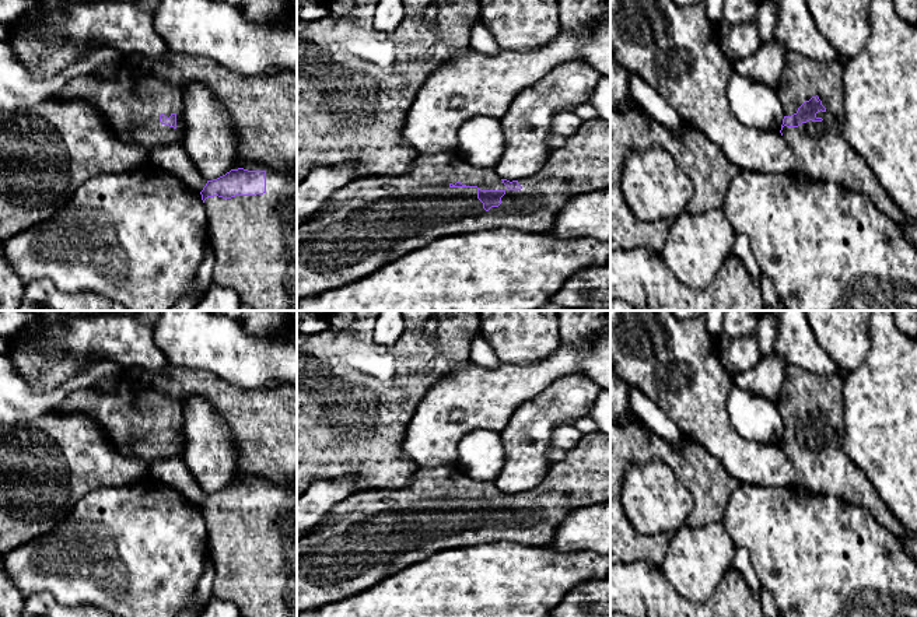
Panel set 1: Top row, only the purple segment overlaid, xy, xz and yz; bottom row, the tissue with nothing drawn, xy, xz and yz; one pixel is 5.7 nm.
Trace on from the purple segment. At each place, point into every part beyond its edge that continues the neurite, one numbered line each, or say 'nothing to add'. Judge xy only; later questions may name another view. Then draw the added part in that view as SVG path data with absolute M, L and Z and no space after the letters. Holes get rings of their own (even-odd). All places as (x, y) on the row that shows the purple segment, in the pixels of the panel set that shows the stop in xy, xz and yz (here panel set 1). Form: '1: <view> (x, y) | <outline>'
1: xy (254, 238) | M171 52L160 59L141 56L134 63L126 57L116 74L109 78L74 77L66 83L50 99L84 101L91 104L105 119L109 130L120 140L141 144L148 153L155 146L183 141L186 123L176 118L176 127L160 122L160 115L185 115L183 95L189 83L202 83L224 105L231 115L232 126L238 133L239 150L234 169L266 172L266 192L255 196L218 196L204 200L209 220L210 241L216 262L213 283L232 288L241 304L253 311L297 311L297 73L277 71L259 76L245 76L221 66L204 56L190 56Z

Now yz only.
1: yz (822, 151) | M798 52L787 53L777 88L784 116L797 113L805 101L816 95L826 111L816 113L822 122L784 126L783 137L792 147L801 173L862 193L890 220L904 224L909 221L904 213L846 140L843 73L841 60L822 63Z

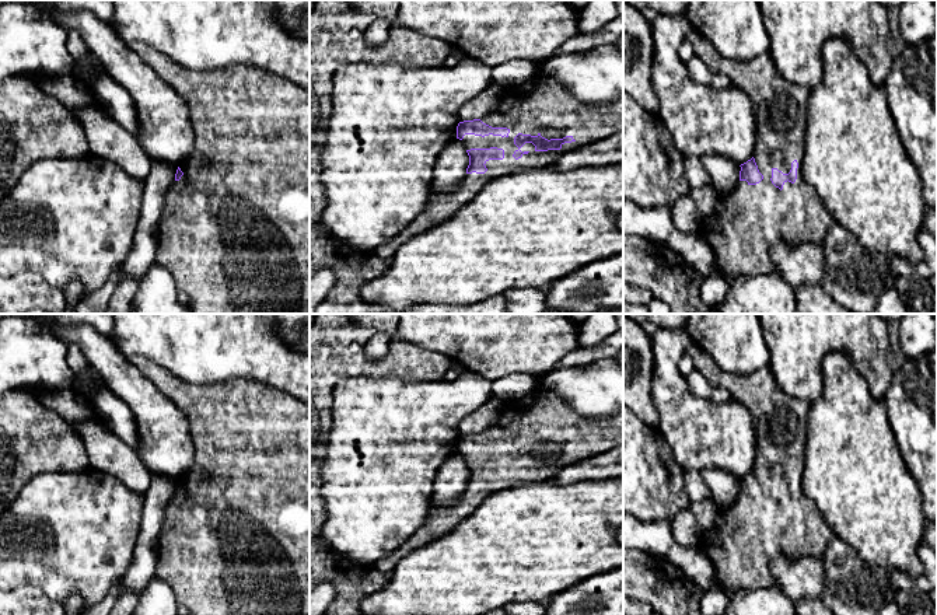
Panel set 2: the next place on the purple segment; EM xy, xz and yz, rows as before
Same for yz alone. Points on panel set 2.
1: yz (752, 219) | M695 29L688 32L686 41L692 43L693 53L712 73L724 73L731 85L749 95L758 129L754 158L763 175L763 179L756 185L740 181L733 193L720 196L719 214L714 219L702 219L697 234L714 252L727 282L737 277L776 273L770 258L770 248L776 242L787 245L819 242L828 230L835 226L835 220L818 193L803 178L810 90L783 78L769 50L749 60L733 60L723 57L712 42ZM794 160L798 163L797 179L794 184L784 182L780 191L770 181L772 170L777 168L783 174L789 174Z

